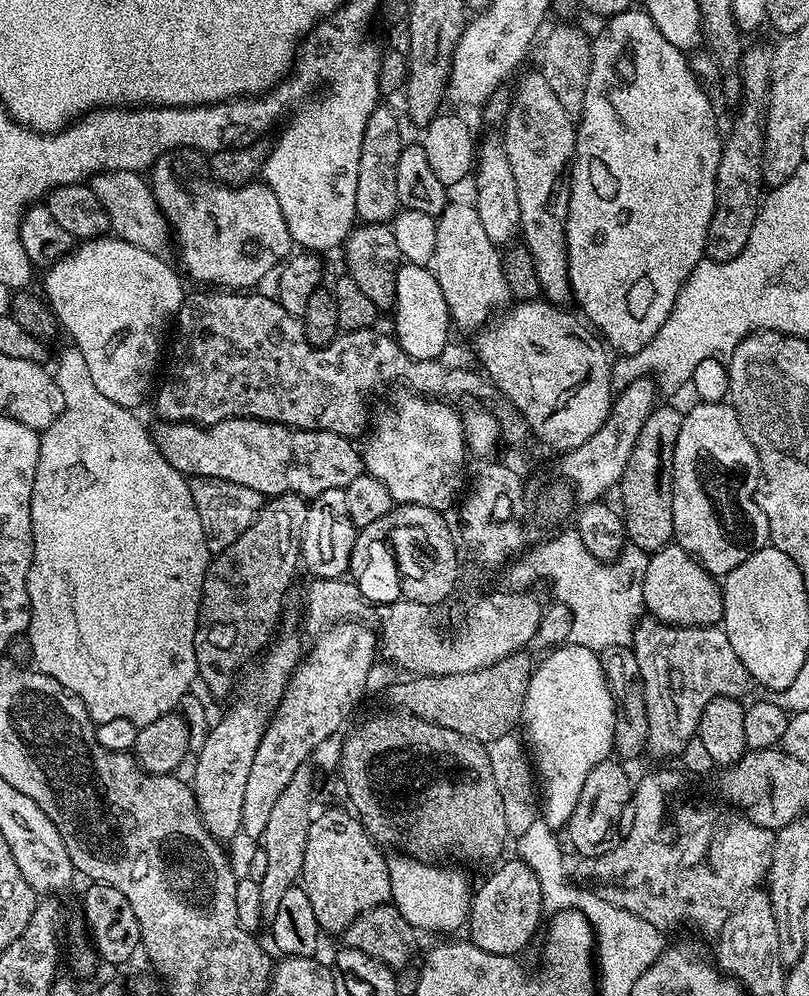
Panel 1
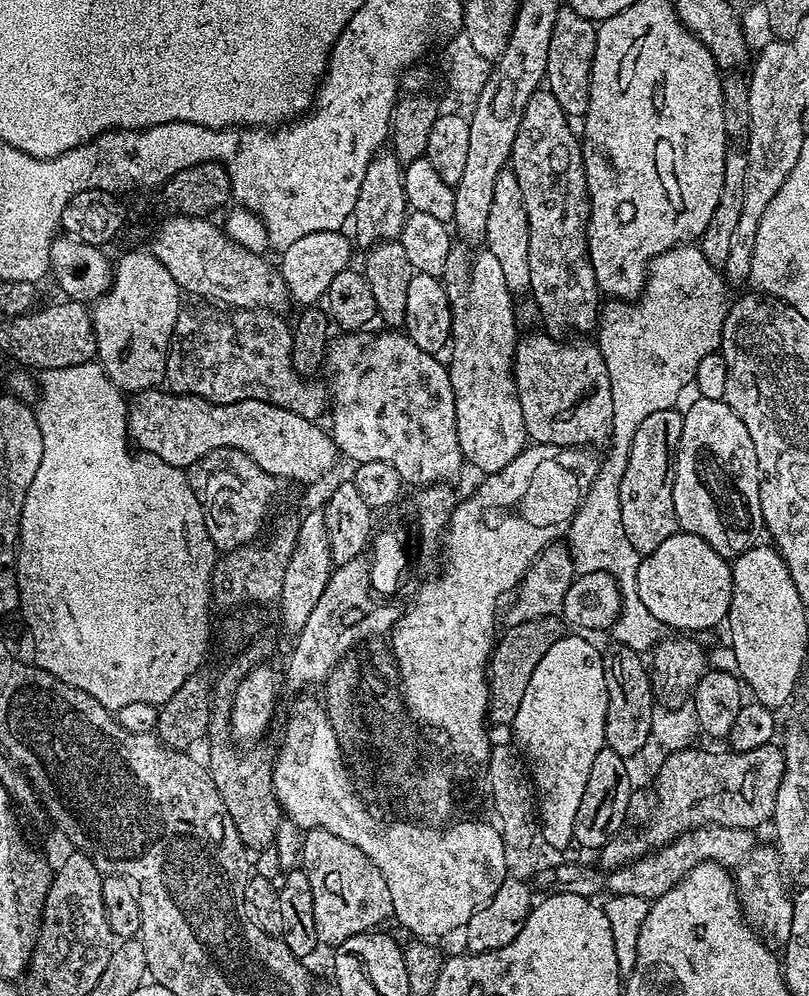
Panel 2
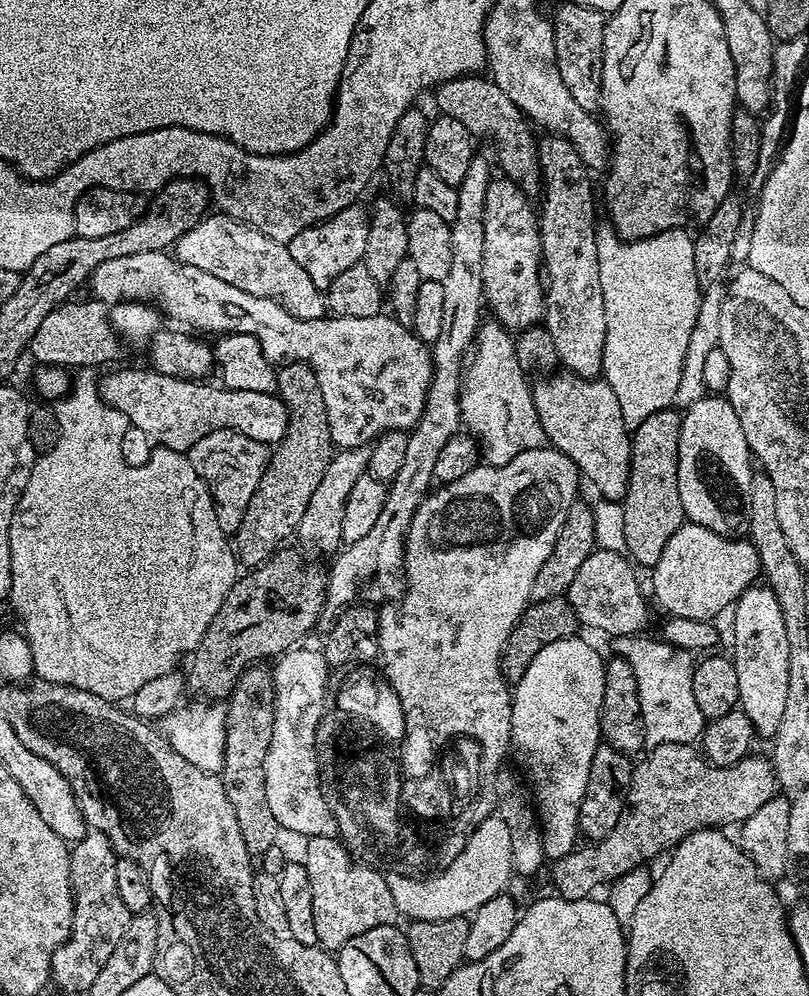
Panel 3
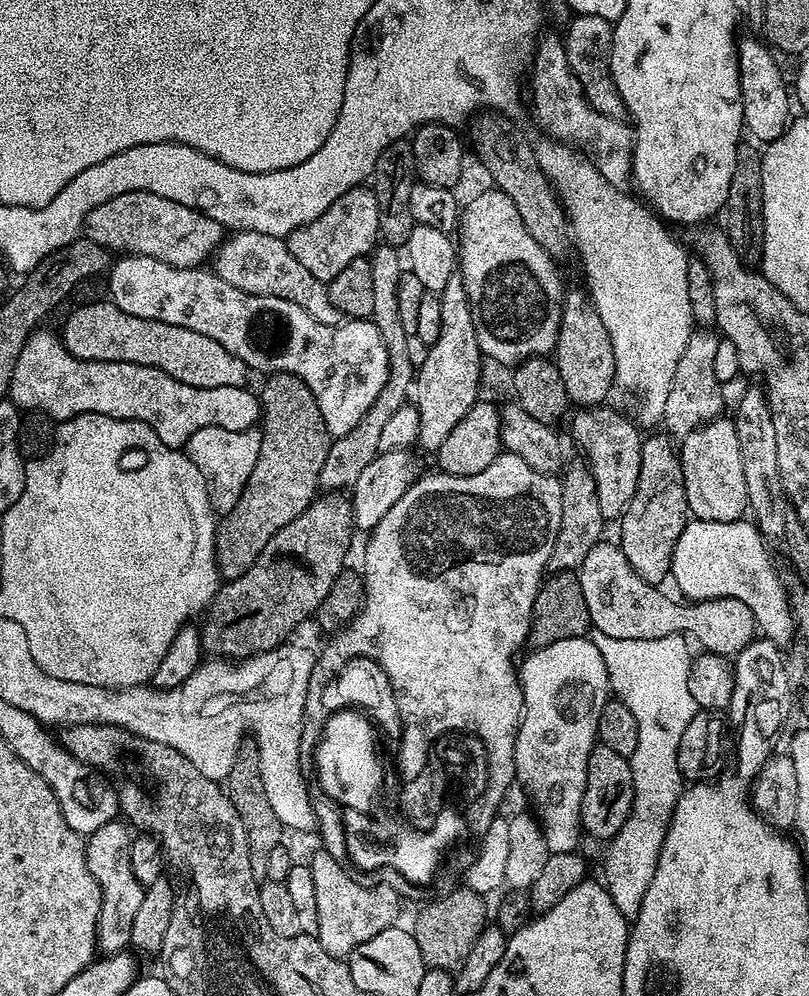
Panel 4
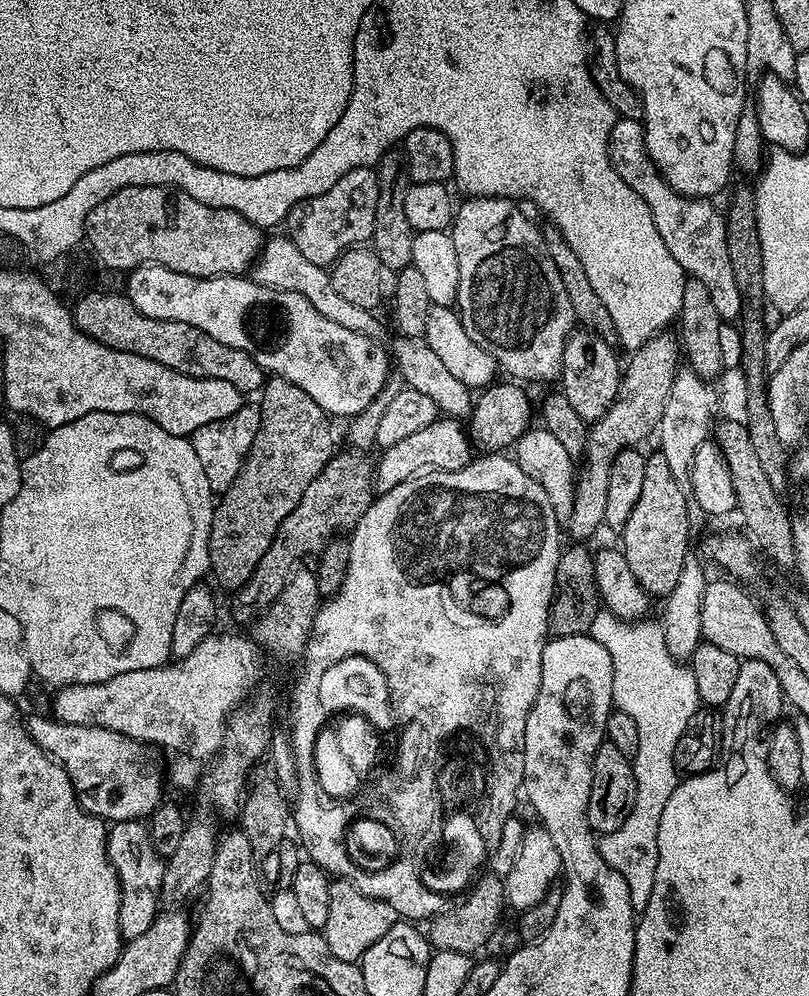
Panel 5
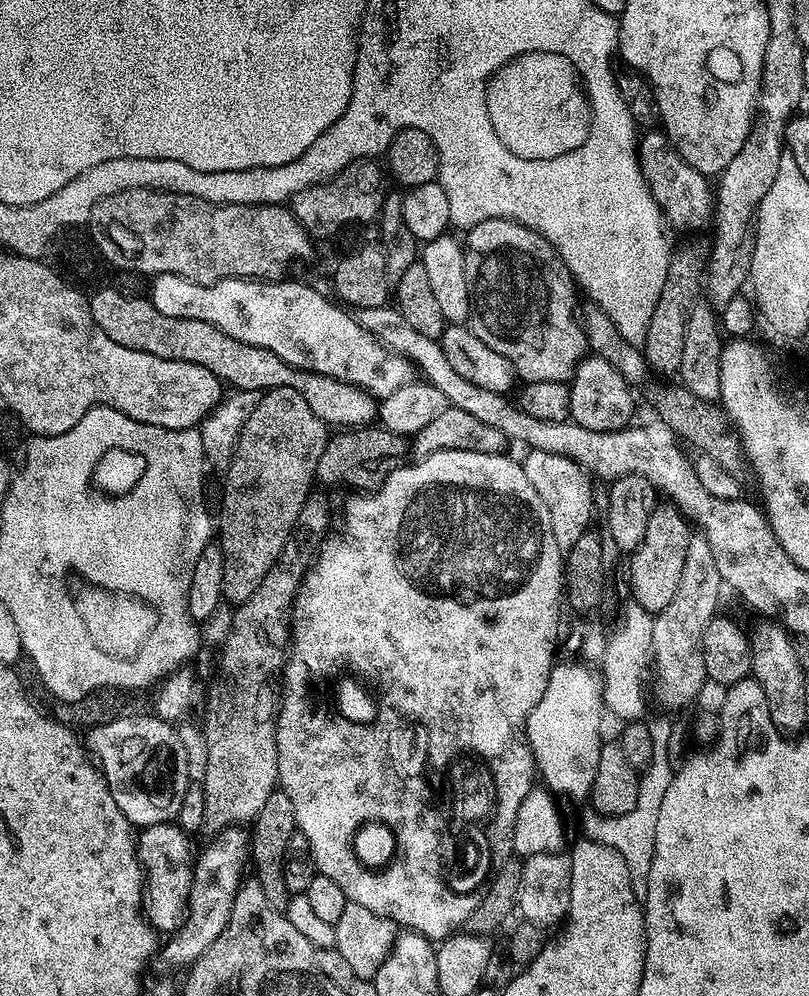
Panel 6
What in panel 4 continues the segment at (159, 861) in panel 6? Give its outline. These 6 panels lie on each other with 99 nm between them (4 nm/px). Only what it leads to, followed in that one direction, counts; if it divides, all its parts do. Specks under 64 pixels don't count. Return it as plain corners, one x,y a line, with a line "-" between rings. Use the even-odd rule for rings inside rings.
119,819
106,822
106,826
98,826
91,836
87,837
86,866
90,874
100,887
102,906
98,918
96,943
104,956
113,956
116,952
123,952
130,945
130,926
134,926
134,917
138,915
138,906
142,906
145,885
134,878
134,870
130,866
130,846
133,833
127,823

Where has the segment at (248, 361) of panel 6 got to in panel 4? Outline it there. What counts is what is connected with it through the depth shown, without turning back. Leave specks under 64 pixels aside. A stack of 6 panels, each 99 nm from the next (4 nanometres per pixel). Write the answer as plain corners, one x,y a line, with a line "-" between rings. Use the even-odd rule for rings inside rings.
111,299
96,300
76,308
64,320
62,339
66,350
79,360
102,362
130,362
138,366
150,366
170,374
186,386
209,388
210,386
245,387
249,383
250,369
238,354
230,354
226,346
198,334
198,330
186,330
186,326
170,326
170,322
158,322
150,318
134,318
118,310

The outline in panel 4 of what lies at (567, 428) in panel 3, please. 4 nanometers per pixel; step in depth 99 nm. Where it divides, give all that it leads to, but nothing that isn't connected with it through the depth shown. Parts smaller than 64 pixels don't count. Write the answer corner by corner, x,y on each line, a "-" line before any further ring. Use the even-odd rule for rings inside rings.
584,406
571,413
572,440
588,452
587,463
594,474
594,486
598,486
598,507
605,521
616,522
630,506
634,490
638,490
638,470
642,466
642,432
620,412
609,406

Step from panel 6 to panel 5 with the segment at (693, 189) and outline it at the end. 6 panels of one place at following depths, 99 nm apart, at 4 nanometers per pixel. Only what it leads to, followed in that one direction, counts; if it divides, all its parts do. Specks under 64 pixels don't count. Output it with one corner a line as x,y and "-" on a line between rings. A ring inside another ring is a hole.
617,119
608,139
608,157
614,170
618,170
618,178
622,178
622,182
626,182
626,186
633,188
646,202
654,218
654,226
658,226
658,234
662,234
662,242
666,242
666,250
674,254
678,266
682,266
691,279
701,280
706,290
710,290
710,298
714,298
714,307
721,321
735,321
741,315
742,301
738,282
734,282
734,270
730,270
725,217
721,209
719,212
711,199
678,194
664,181
646,150
644,125
639,120

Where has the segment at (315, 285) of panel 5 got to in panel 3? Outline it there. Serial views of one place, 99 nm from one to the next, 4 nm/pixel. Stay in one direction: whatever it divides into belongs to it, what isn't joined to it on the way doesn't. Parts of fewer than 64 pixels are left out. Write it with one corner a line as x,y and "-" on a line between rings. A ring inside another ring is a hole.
223,214
205,216
190,230
186,230
186,234
182,234
182,238
176,240
174,256
186,266
196,266
198,270
212,274
214,278
220,278
222,282
236,286
238,290
246,290
246,294
273,300
294,318
322,320
326,315
325,293
318,286
314,286
314,282
310,282
310,276
306,274
306,270
302,270
302,266
298,266
298,262
294,262
294,258
290,258
288,246
274,242
274,238
266,238
266,234
262,234
256,228
251,228
249,224
244,224
240,220

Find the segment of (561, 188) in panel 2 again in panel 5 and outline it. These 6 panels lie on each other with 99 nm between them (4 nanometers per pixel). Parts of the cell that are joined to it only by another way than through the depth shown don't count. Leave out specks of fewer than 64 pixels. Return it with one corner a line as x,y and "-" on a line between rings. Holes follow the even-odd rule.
576,330
568,337
564,351
564,369
560,371
559,383
564,383
562,393
569,399
574,411
587,422
602,418
612,408
618,394
622,375
622,360
616,357
615,347
596,332

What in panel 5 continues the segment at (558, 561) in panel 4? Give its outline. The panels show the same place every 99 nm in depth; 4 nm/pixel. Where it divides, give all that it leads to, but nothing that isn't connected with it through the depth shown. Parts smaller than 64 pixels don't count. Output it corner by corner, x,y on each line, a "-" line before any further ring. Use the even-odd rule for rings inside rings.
657,334
646,341
642,347
631,353
632,361
627,361
623,369
616,401
612,408
602,414
589,427
588,441
582,457
582,464
576,482
574,510
566,521
566,532
573,536
573,541
588,542
592,535
604,524
606,514
606,490
610,487
610,470
614,458
622,454
622,450
636,448
639,440
655,433
666,408
667,398
674,385
677,369
682,364
682,345
675,335

